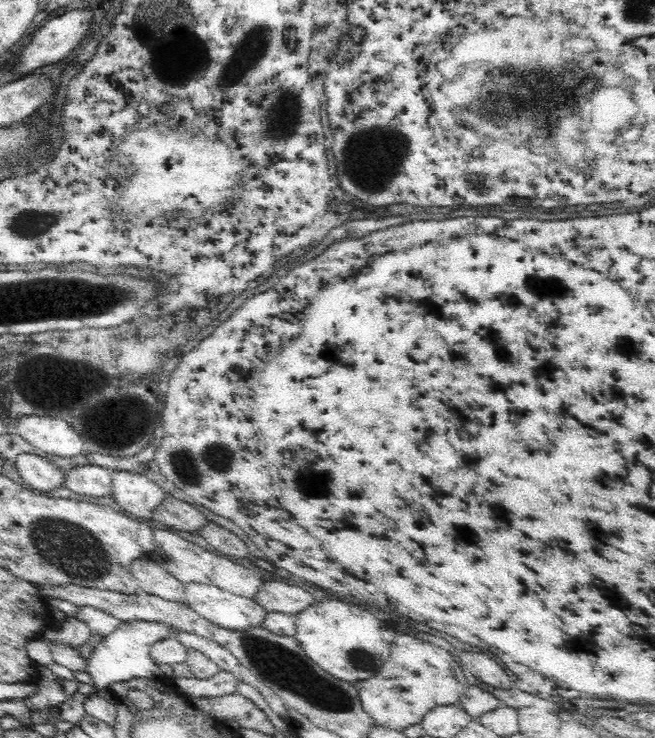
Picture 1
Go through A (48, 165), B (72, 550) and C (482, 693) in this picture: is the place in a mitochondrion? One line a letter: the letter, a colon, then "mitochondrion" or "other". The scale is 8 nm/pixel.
A: other
B: mitochondrion
C: other

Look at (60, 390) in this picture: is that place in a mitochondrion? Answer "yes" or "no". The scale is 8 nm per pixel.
no

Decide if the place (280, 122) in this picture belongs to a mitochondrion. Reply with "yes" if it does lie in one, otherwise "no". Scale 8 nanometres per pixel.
yes

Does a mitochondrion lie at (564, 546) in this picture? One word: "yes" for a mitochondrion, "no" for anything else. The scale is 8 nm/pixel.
no

